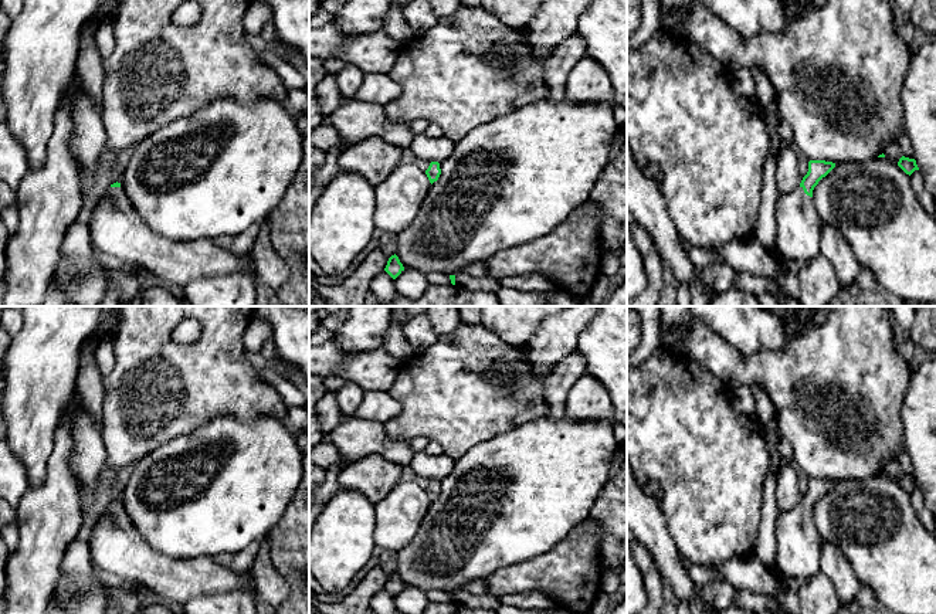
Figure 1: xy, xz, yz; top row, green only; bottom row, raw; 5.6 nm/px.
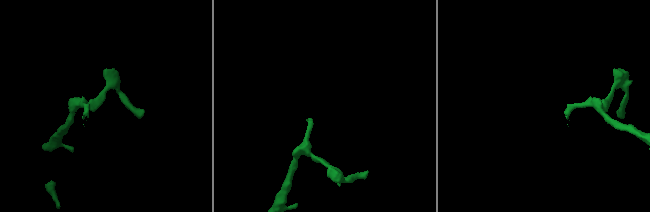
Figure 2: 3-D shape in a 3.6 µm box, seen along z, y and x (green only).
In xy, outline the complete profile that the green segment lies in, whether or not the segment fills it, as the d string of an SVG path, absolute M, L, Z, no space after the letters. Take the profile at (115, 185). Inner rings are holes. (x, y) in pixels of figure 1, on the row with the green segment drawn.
M118 182L92 208L88 228L99 252L125 265L146 268L169 288L184 288L194 279L238 271L255 272L250 254L233 254L213 240L176 242L156 234L140 218Z

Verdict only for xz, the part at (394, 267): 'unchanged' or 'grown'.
unchanged

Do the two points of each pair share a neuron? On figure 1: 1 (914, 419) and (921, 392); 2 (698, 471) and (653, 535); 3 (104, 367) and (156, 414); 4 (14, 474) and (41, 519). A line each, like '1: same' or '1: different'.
1: same
2: different
3: different
4: different

